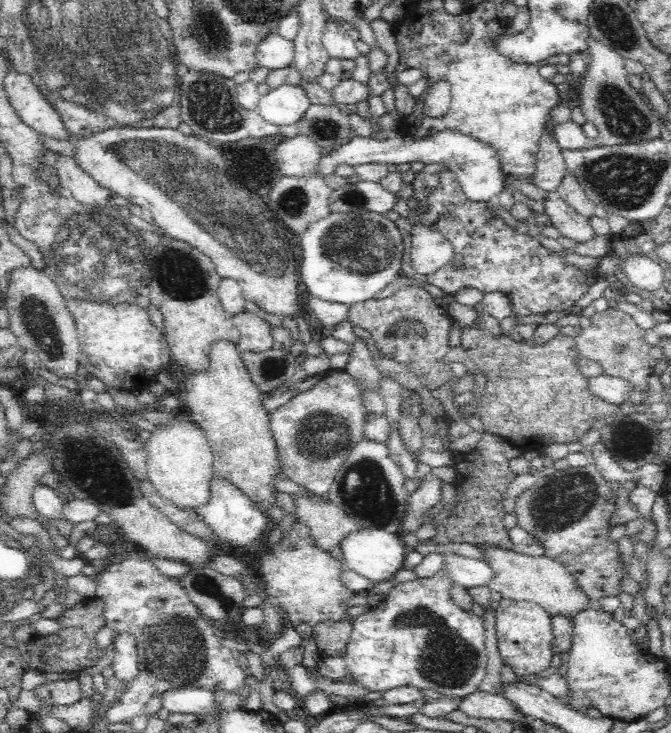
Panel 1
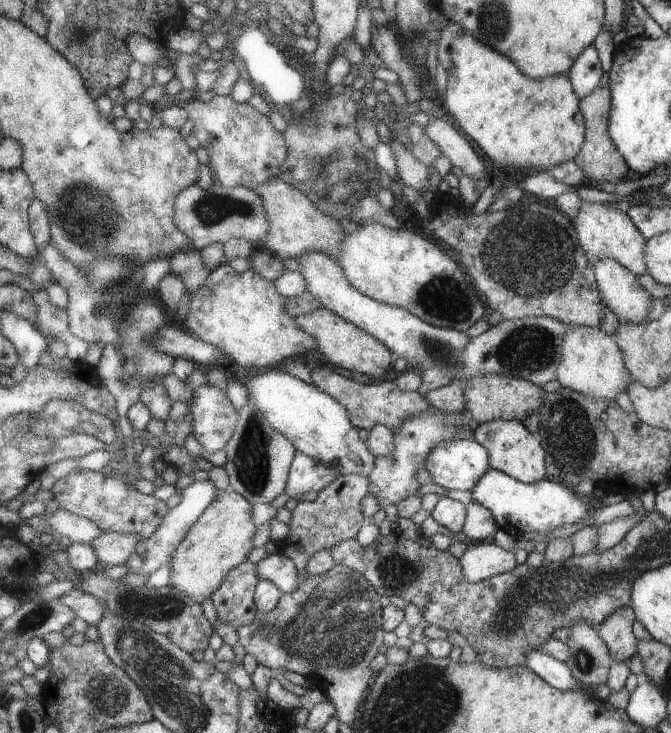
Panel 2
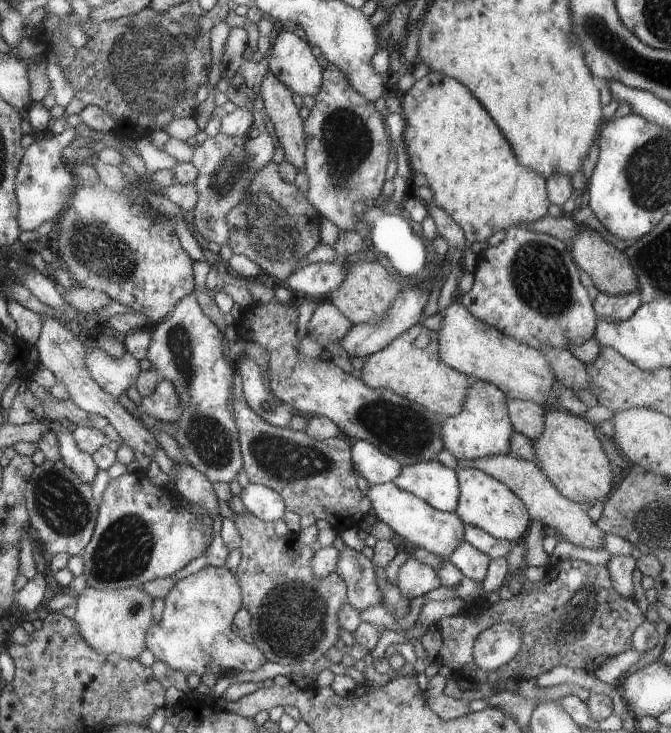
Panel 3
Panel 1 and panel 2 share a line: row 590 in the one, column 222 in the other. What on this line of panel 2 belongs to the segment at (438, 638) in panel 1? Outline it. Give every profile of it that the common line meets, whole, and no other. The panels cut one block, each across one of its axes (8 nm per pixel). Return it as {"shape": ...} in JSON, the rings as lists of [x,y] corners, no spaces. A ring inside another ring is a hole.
{"shape":[[[204,384],[193,390],[190,412],[193,416],[192,432],[206,454],[223,450],[239,420],[225,390]]]}

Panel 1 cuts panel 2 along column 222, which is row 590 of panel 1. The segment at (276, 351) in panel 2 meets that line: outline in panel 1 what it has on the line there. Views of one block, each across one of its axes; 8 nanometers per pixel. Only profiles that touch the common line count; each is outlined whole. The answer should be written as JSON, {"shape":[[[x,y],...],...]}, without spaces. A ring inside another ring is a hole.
{"shape":[[[298,522],[284,534],[280,548],[276,548],[274,554],[266,552],[262,556],[263,595],[276,610],[285,610],[295,626],[296,622],[308,622],[314,626],[324,620],[342,620],[345,602],[355,595],[341,581],[345,568],[342,561],[332,557],[328,551],[320,550],[308,526]]]}

